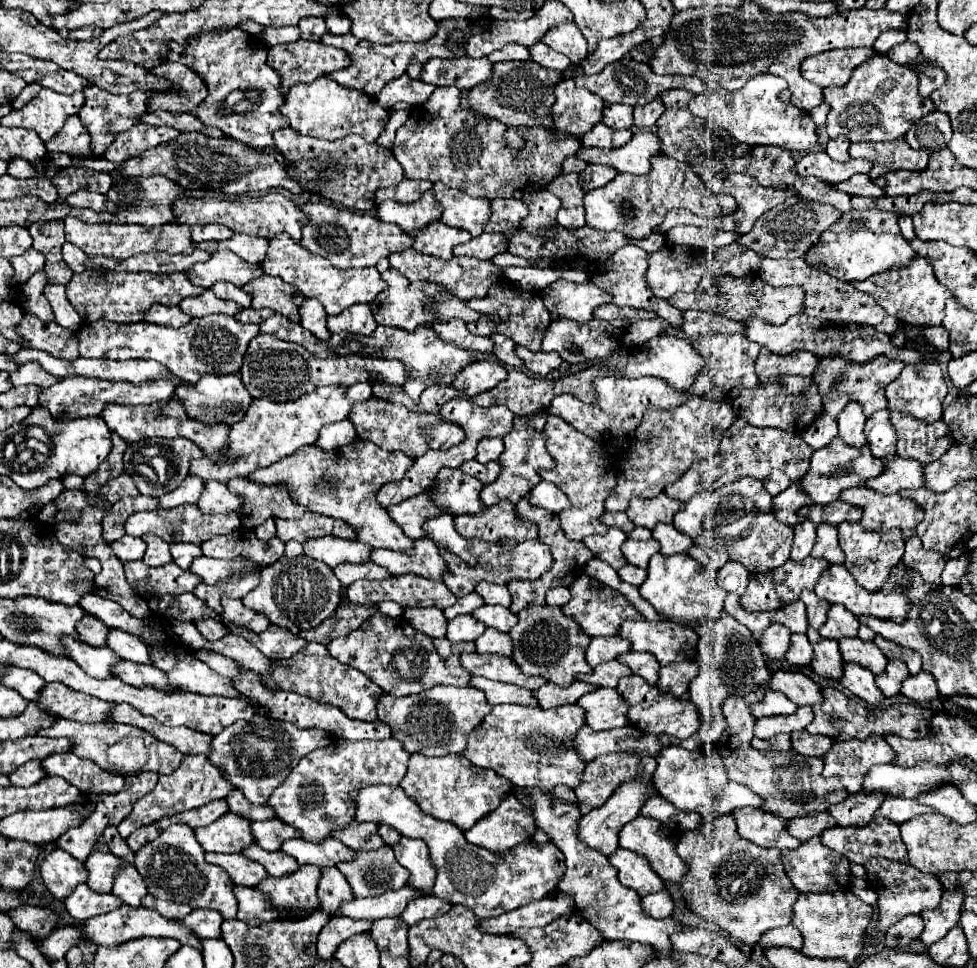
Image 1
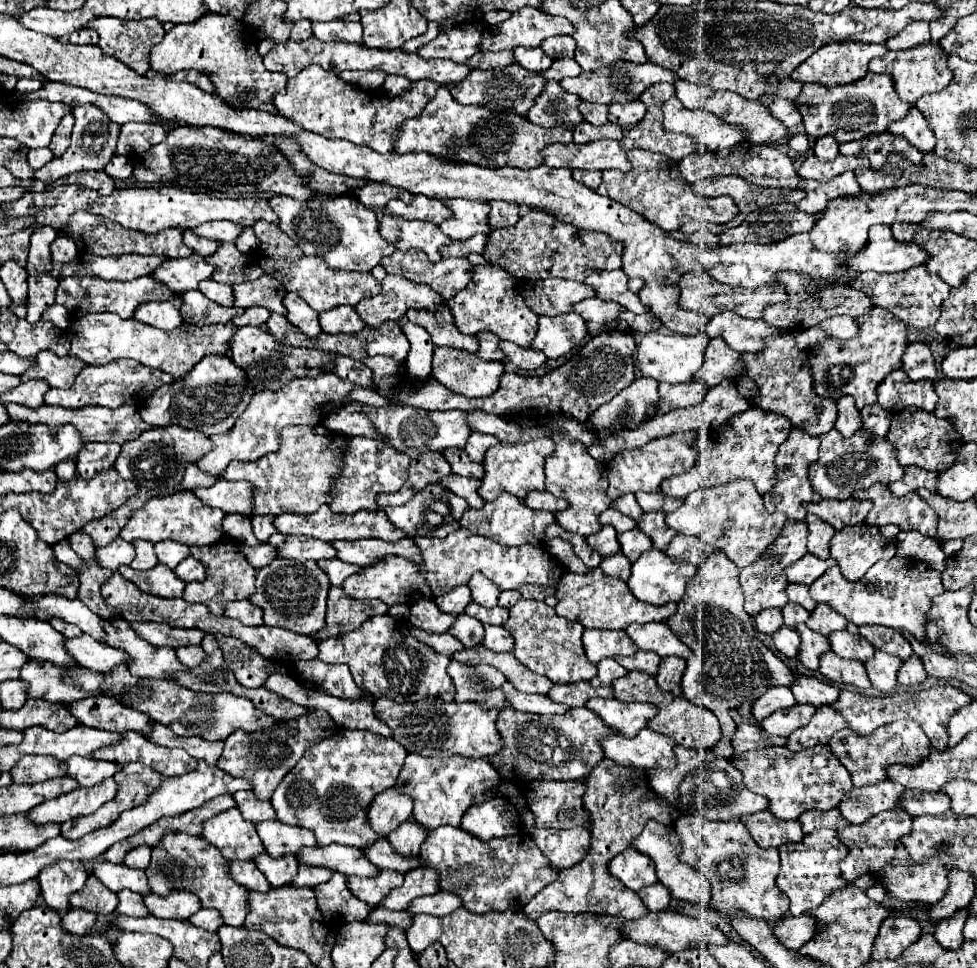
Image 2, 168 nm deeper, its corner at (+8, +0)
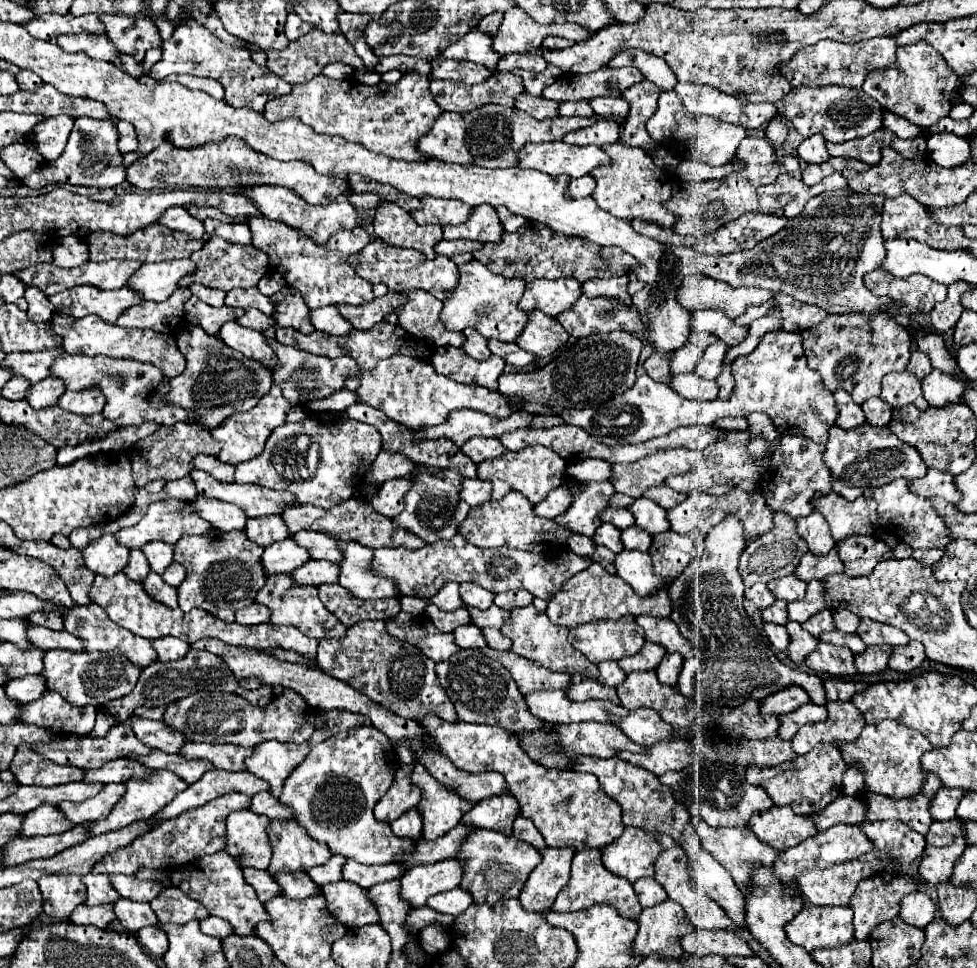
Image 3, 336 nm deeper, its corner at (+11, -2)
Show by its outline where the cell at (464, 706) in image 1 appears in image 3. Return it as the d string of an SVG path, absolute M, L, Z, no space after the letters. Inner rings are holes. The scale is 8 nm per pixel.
M435 713L423 717L425 743L435 751L441 751L451 763L469 773L497 771L507 779L509 791L521 805L521 815L531 819L549 847L571 847L581 851L583 847L605 849L609 843L621 837L623 823L619 805L603 795L595 775L579 771L547 771L539 763L531 763L527 753L515 743L515 735L499 725L443 721Z

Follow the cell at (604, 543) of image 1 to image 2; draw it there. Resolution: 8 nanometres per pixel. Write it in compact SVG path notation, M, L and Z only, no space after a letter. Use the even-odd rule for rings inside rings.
M604 525L598 533L586 537L586 541L590 543L592 549L596 549L602 557L608 557L608 555L614 555L620 551L620 545L618 545L618 539L616 539L616 531L610 527L610 525Z

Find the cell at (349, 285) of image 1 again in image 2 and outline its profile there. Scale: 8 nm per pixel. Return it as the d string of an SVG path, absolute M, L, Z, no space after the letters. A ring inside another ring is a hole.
M264 219L256 221L252 225L260 245L258 245L258 261L262 263L262 269L272 275L274 279L278 279L286 291L294 291L298 295L302 295L304 301L308 301L308 305L314 311L328 311L340 305L356 305L360 299L368 299L380 293L380 283L370 275L370 273L358 273L358 271L334 271L330 269L322 257L318 255L304 255L302 249L298 249L298 245L294 245L294 241L282 233L282 229L274 223L268 223Z

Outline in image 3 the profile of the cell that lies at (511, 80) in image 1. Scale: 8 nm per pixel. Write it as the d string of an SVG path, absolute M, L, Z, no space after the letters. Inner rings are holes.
M495 73L479 85L431 79L429 91L443 111L465 113L487 103L513 107L515 99L525 91L525 87L521 77L515 73Z

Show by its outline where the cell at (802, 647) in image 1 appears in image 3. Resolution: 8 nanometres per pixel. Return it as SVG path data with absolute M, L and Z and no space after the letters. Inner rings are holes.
M765 623L765 635L767 639L773 643L775 649L779 651L787 651L787 645L789 645L789 633L783 625L773 625L773 623Z

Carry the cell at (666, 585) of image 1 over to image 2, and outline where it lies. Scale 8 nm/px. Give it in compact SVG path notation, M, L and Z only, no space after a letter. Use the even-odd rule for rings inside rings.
M650 549L650 551L642 553L638 557L638 561L632 563L630 571L632 571L632 577L628 579L630 591L634 593L636 599L640 599L644 603L650 603L650 605L666 605L670 601L678 603L686 593L688 581L692 581L692 577L696 575L694 565L688 565L684 561L678 561L678 559L672 559L672 557L664 555L658 549Z

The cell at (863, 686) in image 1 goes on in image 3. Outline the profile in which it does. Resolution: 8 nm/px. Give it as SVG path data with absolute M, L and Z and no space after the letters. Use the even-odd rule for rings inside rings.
M819 641L819 647L807 657L807 667L821 675L831 677L855 677L855 655L847 647L835 647Z

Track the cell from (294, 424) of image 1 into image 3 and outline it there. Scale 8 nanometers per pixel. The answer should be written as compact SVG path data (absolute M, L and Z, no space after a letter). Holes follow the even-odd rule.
M273 383L271 391L269 391L267 395L263 395L253 409L249 409L249 411L245 411L245 413L235 413L235 415L231 415L231 419L225 419L225 421L223 421L223 427L217 427L217 429L211 433L217 441L223 443L223 447L221 447L219 455L217 455L217 459L223 461L223 463L237 465L237 463L249 461L249 459L253 459L255 455L259 455L259 453L263 451L265 441L267 441L267 437L271 435L271 431L273 431L275 427L279 427L279 425L285 423L285 417L287 417L287 413L289 413L293 407L297 407L297 405L295 405L295 403L289 403L289 401L283 397L281 387L279 387L277 383Z

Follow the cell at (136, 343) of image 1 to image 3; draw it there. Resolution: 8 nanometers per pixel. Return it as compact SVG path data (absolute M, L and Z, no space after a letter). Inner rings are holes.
M55 315L53 317L53 331L63 337L63 349L71 355L105 355L113 359L135 359L141 363L151 363L163 371L165 377L177 377L185 369L185 357L177 347L177 341L169 333L157 333L151 329L123 329L119 325L105 323L97 315L87 315L83 319L71 319L71 315Z

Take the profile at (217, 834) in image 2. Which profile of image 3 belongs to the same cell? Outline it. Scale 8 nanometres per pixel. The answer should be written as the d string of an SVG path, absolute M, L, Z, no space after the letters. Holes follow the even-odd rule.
M249 809L233 811L227 817L225 851L239 861L241 867L267 869L271 859L271 845L267 839L267 823L261 815Z

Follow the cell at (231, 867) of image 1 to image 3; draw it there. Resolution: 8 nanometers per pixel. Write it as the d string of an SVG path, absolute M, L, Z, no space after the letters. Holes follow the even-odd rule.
M245 867L243 877L257 891L257 897L259 897L261 903L267 903L269 899L273 899L273 897L277 897L281 893L281 887L275 883L275 879L271 877L269 871Z

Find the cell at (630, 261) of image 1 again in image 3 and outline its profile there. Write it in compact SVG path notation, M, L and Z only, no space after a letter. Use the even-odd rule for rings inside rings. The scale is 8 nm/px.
M621 275L621 277L609 277L609 279L589 279L581 287L587 297L621 299L627 307L631 307L631 295L627 293L627 283L629 283L629 277Z

